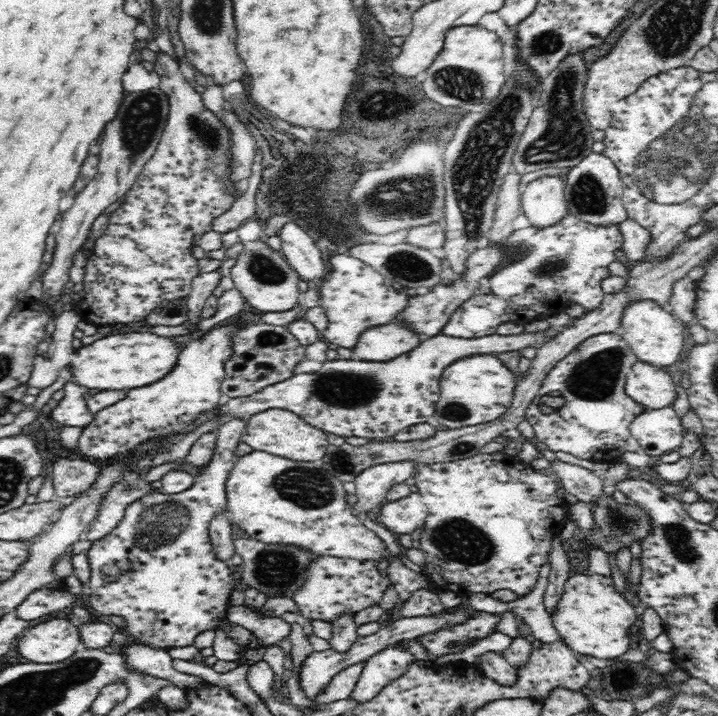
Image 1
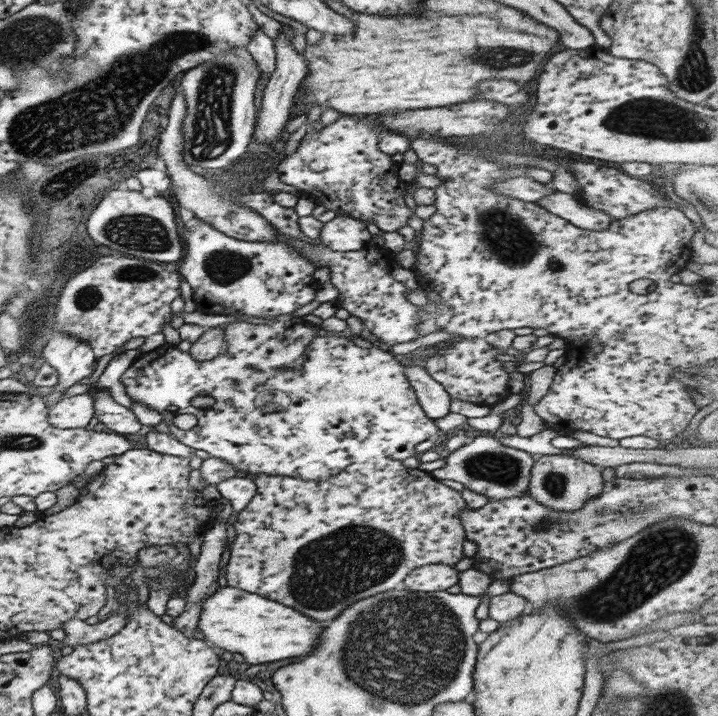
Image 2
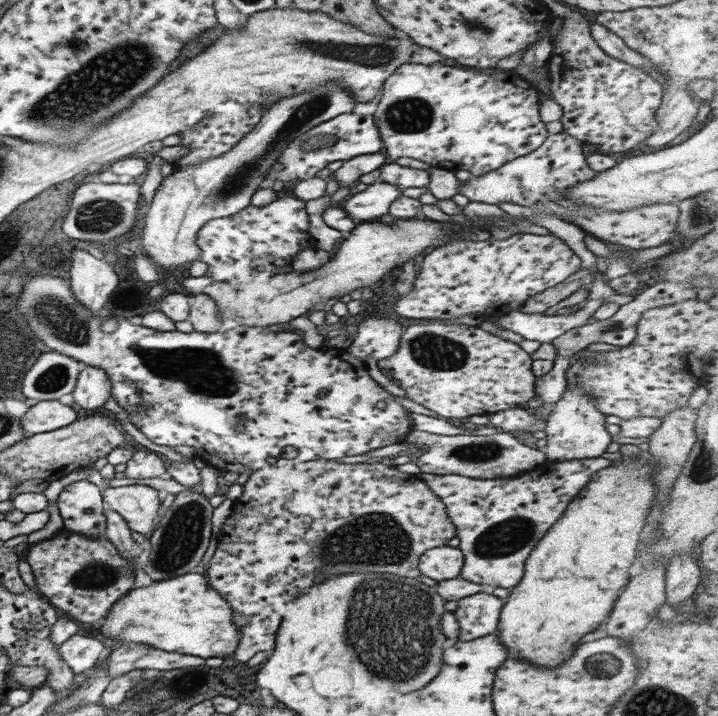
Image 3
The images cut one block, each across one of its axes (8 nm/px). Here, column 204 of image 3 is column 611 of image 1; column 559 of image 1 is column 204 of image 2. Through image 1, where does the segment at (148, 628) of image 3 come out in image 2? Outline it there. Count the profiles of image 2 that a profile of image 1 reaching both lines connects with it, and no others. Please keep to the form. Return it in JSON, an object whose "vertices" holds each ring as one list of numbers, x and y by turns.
{"vertices":[[216,587,217,591,203,598,199,604,197,626,203,640,209,640,217,648,227,652,238,652,249,664,265,664,285,660,293,656,307,656,317,646,319,634,325,626,299,614,283,603,263,598,237,588]]}

